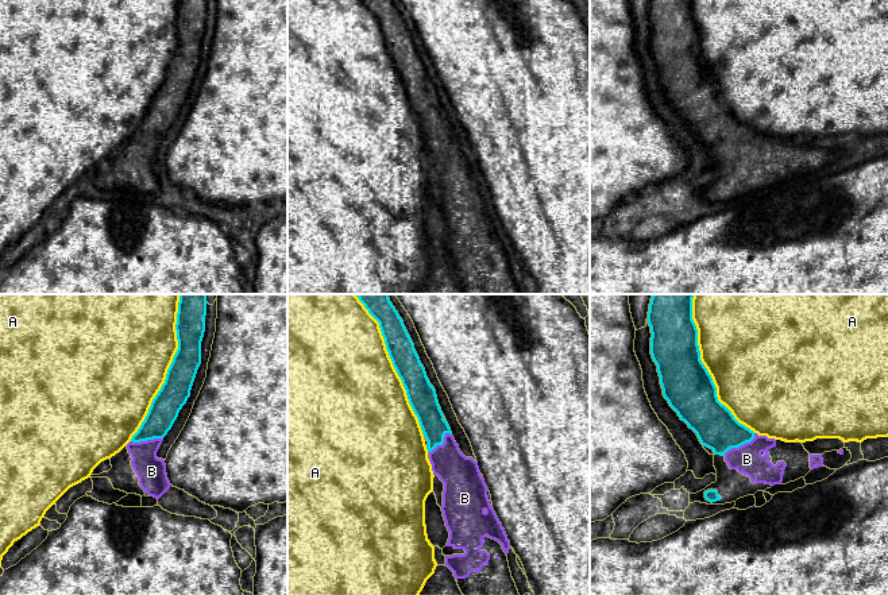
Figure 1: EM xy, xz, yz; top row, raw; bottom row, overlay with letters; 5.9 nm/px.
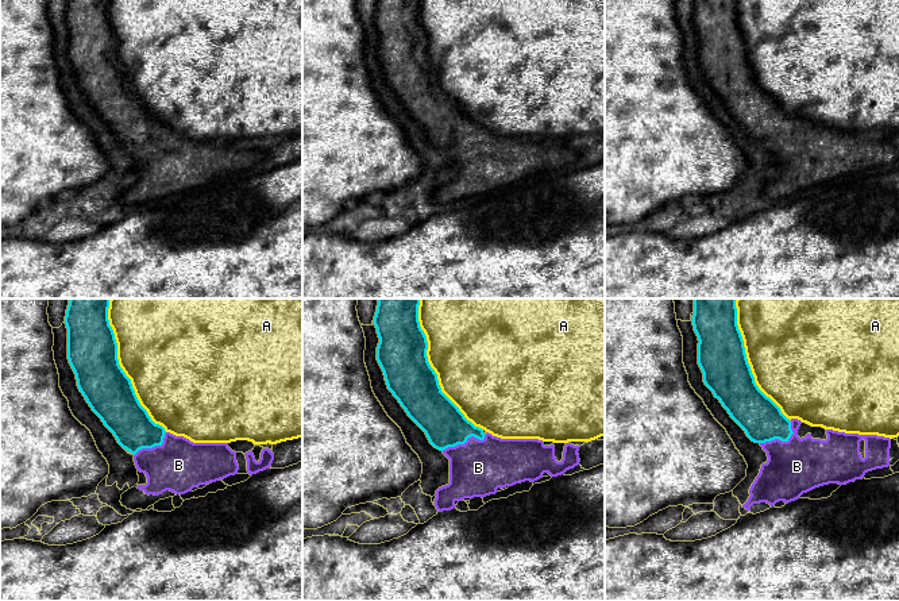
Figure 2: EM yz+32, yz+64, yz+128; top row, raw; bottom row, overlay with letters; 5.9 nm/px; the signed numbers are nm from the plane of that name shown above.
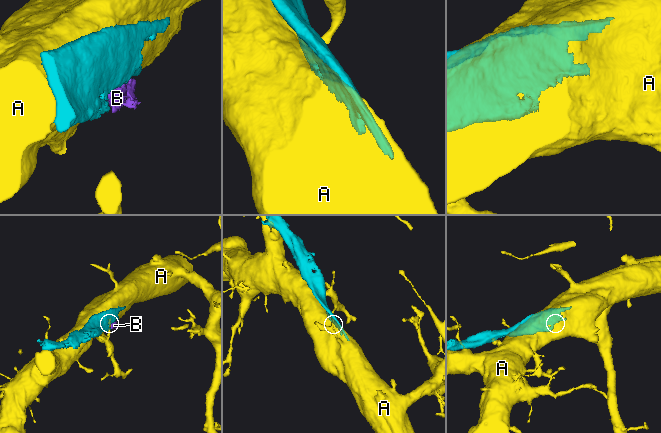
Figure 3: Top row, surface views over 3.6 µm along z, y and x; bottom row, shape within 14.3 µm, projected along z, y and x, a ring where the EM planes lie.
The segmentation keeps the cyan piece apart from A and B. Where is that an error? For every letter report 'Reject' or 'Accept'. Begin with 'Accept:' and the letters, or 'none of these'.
Accept: B
A: Reject
B: Accept

